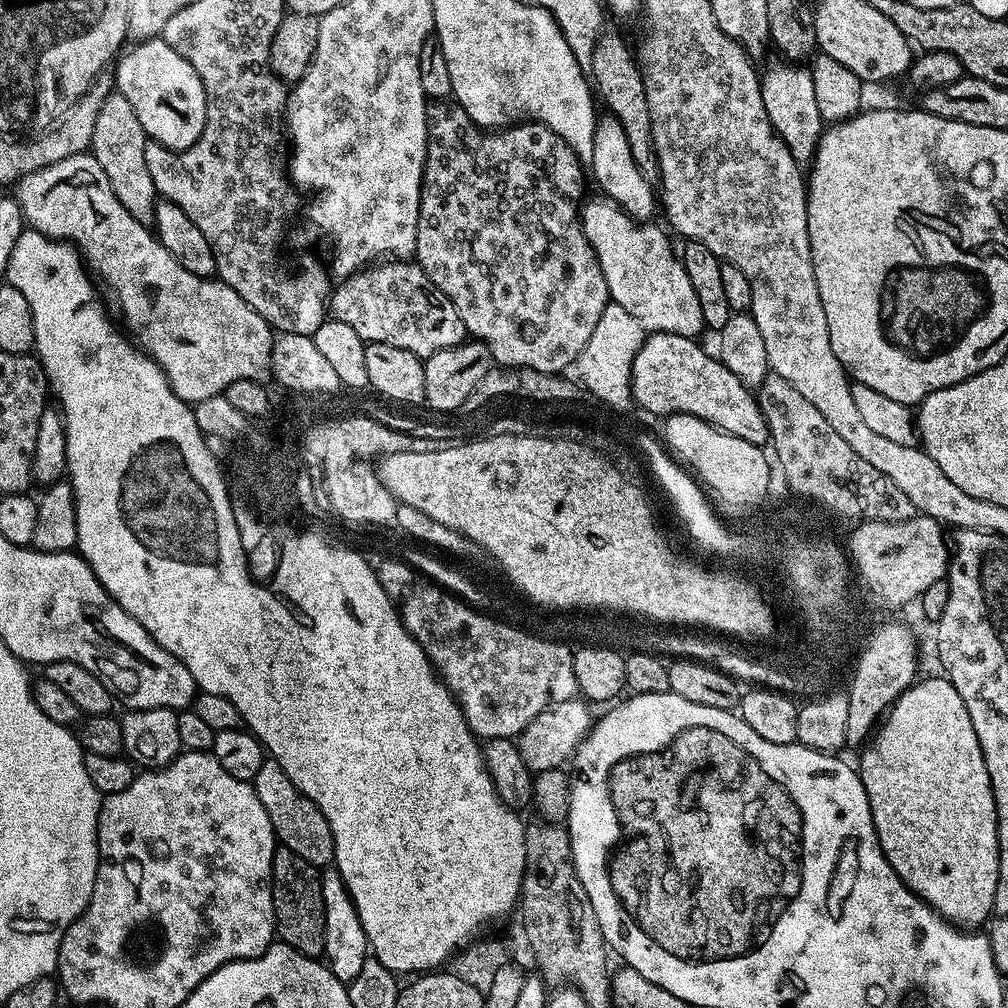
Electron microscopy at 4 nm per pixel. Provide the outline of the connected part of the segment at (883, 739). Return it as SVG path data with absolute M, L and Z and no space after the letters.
M937 674L929 680L917 679L884 712L878 727L867 737L866 743L859 749L860 764L858 771L860 781L868 795L870 802L870 814L874 822L876 837L880 843L880 849L890 862L890 866L902 878L902 882L915 896L920 897L924 903L934 909L938 915L943 916L950 924L956 925L961 930L976 930L980 923L987 921L992 914L994 906L994 894L998 890L998 870L1000 869L1000 843L998 842L998 830L996 829L996 803L992 793L990 774L986 770L984 755L978 742L978 734L974 734L974 726L970 722L970 714L954 686L943 675Z

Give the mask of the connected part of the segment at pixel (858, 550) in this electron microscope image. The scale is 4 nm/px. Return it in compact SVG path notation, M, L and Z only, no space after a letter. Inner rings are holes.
M917 514L911 520L900 520L896 524L881 520L866 520L855 525L856 528L846 539L846 549L859 583L864 583L868 596L880 608L904 608L911 600L919 601L928 586L947 577L950 563L950 544L944 540L945 529L934 518Z

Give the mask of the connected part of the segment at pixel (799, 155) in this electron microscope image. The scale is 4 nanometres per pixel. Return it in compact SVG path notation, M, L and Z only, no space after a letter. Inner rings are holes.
M776 58L768 69L763 69L760 89L773 132L778 138L782 138L782 142L786 142L797 164L811 165L820 141L820 133L826 127L826 121L818 114L818 102L814 95L814 78L811 71L799 63Z

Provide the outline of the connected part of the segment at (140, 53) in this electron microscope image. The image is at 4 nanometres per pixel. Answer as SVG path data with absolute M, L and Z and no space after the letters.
M162 38L141 40L131 46L132 49L129 47L115 61L115 91L123 94L126 102L134 106L134 114L138 114L138 122L142 122L142 130L149 141L173 152L194 146L206 122L206 94L202 78L198 78L194 66L190 66L190 62L186 62L186 58L182 58L182 54Z

